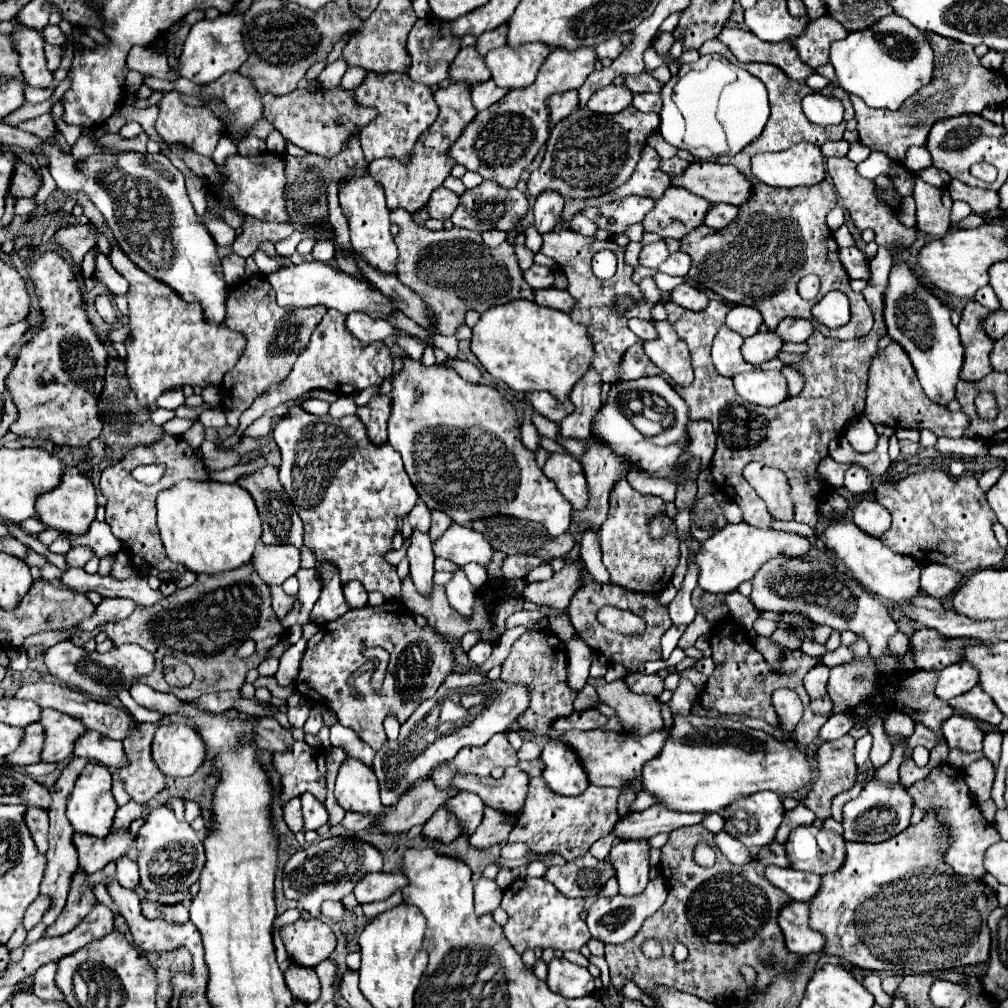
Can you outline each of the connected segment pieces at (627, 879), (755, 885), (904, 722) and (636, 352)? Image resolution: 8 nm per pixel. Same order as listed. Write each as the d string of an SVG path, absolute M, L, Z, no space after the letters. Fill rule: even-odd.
M629 840L611 848L611 864L617 870L619 892L623 896L637 896L649 882L649 842Z
M703 826L677 828L677 832L669 834L667 844L661 848L661 864L659 864L661 876L669 884L667 902L663 904L663 908L659 912L655 912L653 916L649 916L649 920L645 920L641 932L637 932L637 936L633 936L633 940L627 940L625 944L617 944L617 946L605 946L605 958L611 968L611 984L619 994L623 994L625 982L633 980L641 988L641 992L647 996L653 996L655 988L665 986L665 988L673 988L677 992L693 994L707 1002L711 1002L717 996L745 1000L749 994L749 984L745 984L745 978L741 976L741 966L745 966L745 964L755 966L755 972L757 972L755 990L763 992L771 984L773 976L779 974L779 966L773 966L773 968L763 966L761 964L763 958L775 956L777 962L783 964L783 968L787 968L787 970L793 970L795 964L799 964L799 960L803 958L801 954L793 954L785 948L785 938L781 936L781 928L777 928L777 912L785 904L789 904L791 898L785 892L781 892L779 888L773 888L773 884L769 884L769 880L765 880L765 876L759 874L755 870L755 866L733 866L719 850L717 850L717 862L713 868L699 866L693 860L693 848L701 840L713 844L715 834ZM647 938L655 938L661 942L661 946L663 946L661 958L651 960L641 954L641 944ZM677 942L685 944L689 950L689 956L683 962L677 962L673 958L673 948Z
M893 710L883 722L885 722L885 730L887 730L891 742L897 742L901 738L909 738L915 728L915 722L911 720L911 716L907 716L901 710Z
M631 346L625 352L625 358L621 362L621 380L633 380L633 378L641 378L641 376L659 376L661 370L647 358L647 354L641 350L641 346Z

